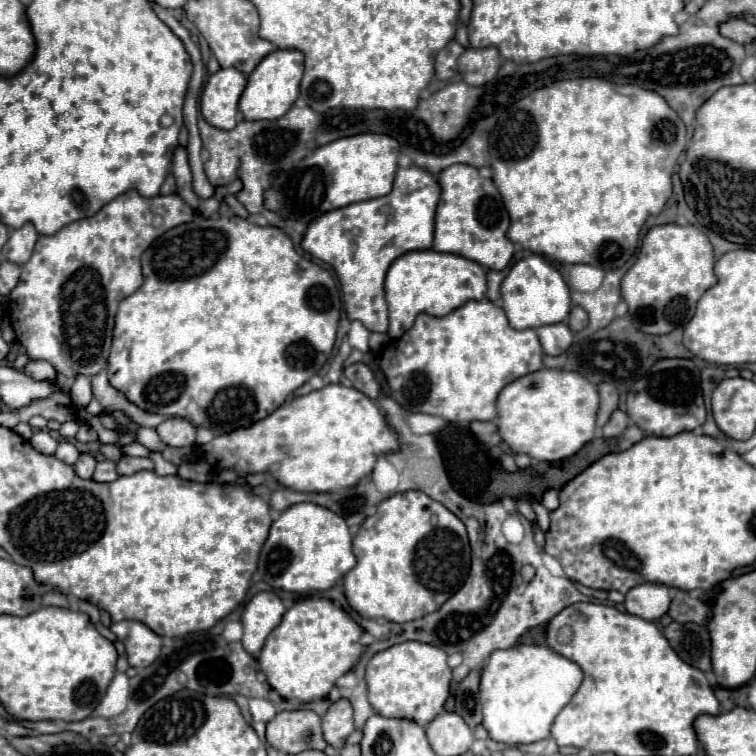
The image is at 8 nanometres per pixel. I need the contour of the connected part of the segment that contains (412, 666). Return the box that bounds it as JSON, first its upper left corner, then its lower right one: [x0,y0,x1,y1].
[365,641,451,727]

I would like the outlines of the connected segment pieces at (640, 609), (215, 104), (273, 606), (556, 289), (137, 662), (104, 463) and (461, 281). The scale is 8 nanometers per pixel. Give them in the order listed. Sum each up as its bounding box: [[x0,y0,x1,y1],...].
[[625,583,671,621],[201,69,247,127],[241,591,285,655],[501,255,571,329],[111,621,161,667],[93,459,119,481],[385,249,487,339]]

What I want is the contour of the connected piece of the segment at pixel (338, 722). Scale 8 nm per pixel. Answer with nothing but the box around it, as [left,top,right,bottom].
[323,699,353,749]

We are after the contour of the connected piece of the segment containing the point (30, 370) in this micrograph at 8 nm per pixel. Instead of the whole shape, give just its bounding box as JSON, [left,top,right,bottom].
[23,359,57,381]

